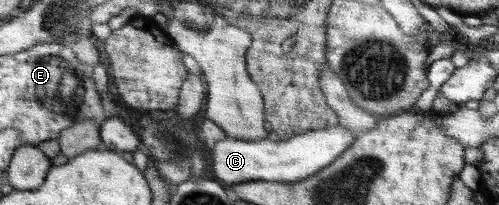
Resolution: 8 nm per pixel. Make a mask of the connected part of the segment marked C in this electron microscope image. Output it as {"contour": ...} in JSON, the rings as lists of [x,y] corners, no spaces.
{"contour":[[[341,125],[305,131],[295,134],[290,139],[280,139],[278,142],[267,137],[256,141],[226,137],[211,143],[209,154],[212,157],[212,166],[209,175],[227,184],[239,184],[250,180],[294,182],[326,168],[357,137],[358,135]]]}

